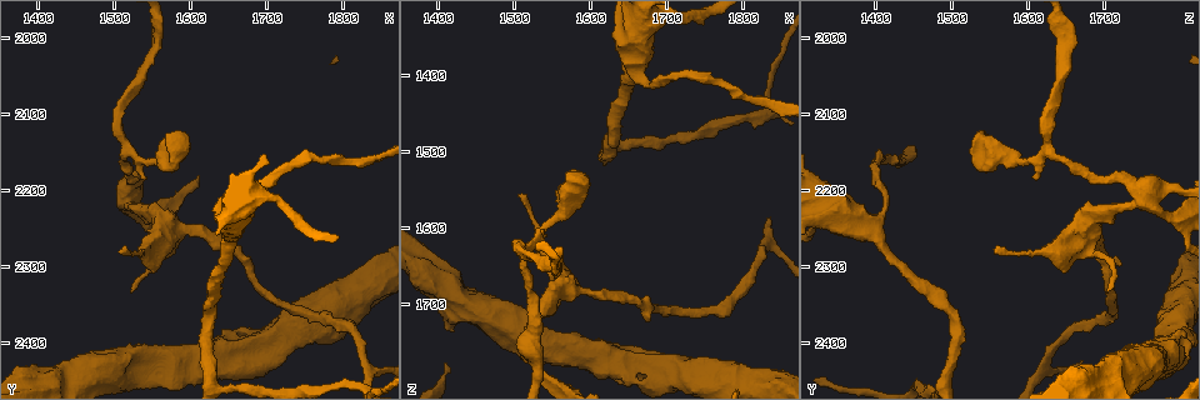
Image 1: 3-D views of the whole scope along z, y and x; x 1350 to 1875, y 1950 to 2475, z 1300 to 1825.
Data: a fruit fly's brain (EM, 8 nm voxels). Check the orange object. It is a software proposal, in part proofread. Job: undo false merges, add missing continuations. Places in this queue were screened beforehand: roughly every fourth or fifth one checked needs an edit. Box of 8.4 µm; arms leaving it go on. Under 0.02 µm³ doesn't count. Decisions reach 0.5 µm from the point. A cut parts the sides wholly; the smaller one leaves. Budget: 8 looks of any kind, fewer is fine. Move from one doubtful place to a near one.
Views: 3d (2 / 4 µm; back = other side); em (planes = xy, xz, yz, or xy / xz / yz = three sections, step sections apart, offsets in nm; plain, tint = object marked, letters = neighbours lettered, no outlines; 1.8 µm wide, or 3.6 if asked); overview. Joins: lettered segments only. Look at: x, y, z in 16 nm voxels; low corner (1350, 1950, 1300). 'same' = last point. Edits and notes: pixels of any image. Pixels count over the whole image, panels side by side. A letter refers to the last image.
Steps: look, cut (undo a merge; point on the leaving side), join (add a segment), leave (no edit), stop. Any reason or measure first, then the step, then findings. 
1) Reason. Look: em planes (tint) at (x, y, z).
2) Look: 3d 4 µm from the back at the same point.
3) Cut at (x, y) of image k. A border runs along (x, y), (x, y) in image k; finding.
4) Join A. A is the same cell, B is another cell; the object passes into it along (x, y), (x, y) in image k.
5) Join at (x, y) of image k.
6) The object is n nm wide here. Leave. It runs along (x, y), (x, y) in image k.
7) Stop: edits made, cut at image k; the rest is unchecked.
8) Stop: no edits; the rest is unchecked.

Four or more arms meet. Look: 3d 2 µm at (1520, 2220, 1765).

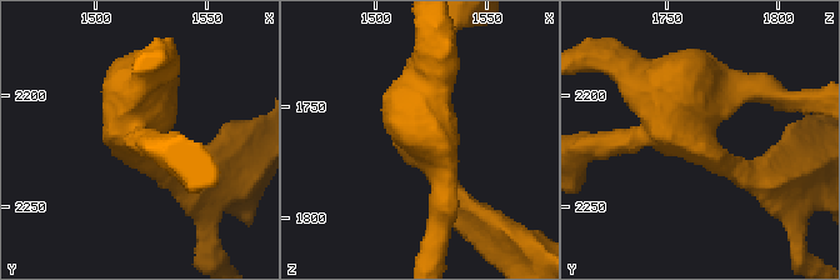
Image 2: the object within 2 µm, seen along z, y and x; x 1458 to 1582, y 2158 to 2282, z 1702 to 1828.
4 arms meet here; now the EM. Look: em 3.6 µm planes (plain) at (1519, 2219, 1760).

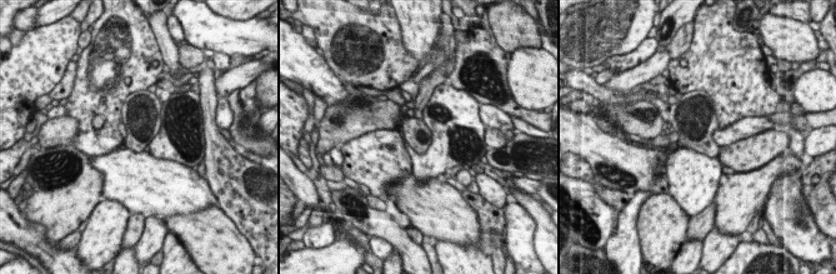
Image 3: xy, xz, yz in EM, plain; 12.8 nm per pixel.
Look: em 3.6 µm planes (letters) at the same point.

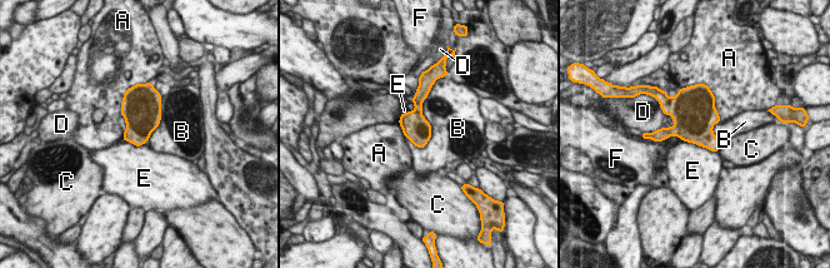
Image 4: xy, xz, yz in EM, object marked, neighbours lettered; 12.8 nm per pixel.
The longest contact is with B, 750 nm. Cut at (660, 134) of image 4. A, B, C, D, E and F are other cells; a border runs along (674, 124), (678, 128), (679, 135) in image 4; a second neuron is stuck on.

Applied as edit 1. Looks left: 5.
See it whole again. Look: overview.

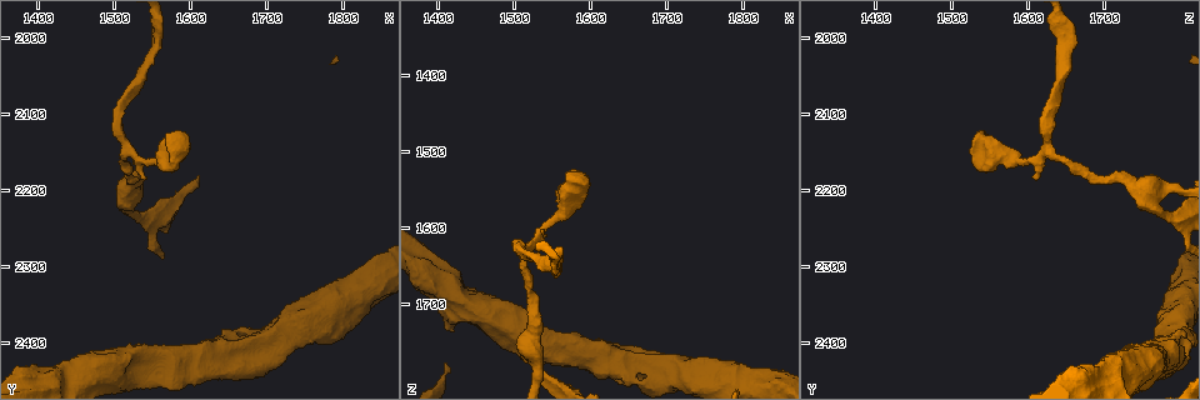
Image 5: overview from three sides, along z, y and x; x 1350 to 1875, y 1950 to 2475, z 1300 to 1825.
Free end. Look: em planes (letters) at (1585, 2125, 1540).

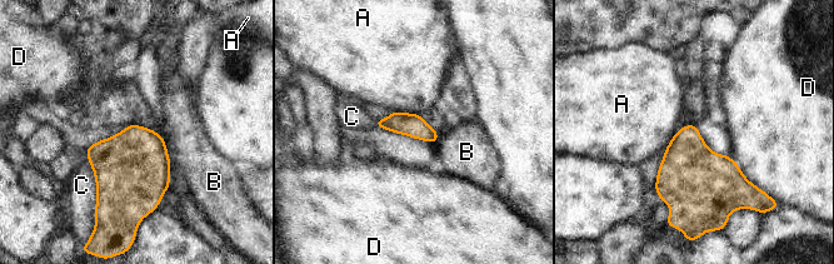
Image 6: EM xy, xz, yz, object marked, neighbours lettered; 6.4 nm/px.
The longest contact is with C, 400 nm. Leave. A, B, C and D are other cells; a border runs along (393, 110), (418, 115) in image 6; no lettered segment goes on from it.

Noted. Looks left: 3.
Stop: edits made, cut at image 4; the rest is unchecked.

